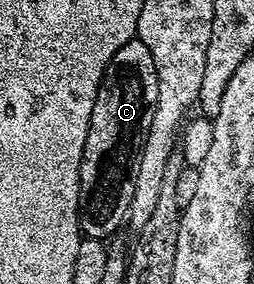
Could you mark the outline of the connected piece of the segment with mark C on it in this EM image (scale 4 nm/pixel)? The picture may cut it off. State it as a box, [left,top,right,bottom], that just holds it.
[80,37,158,240]

